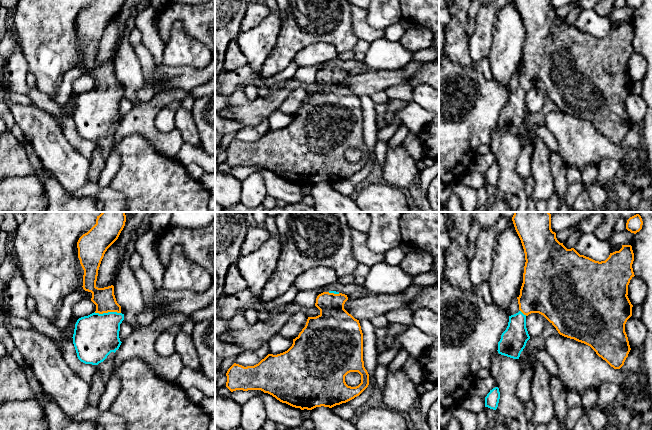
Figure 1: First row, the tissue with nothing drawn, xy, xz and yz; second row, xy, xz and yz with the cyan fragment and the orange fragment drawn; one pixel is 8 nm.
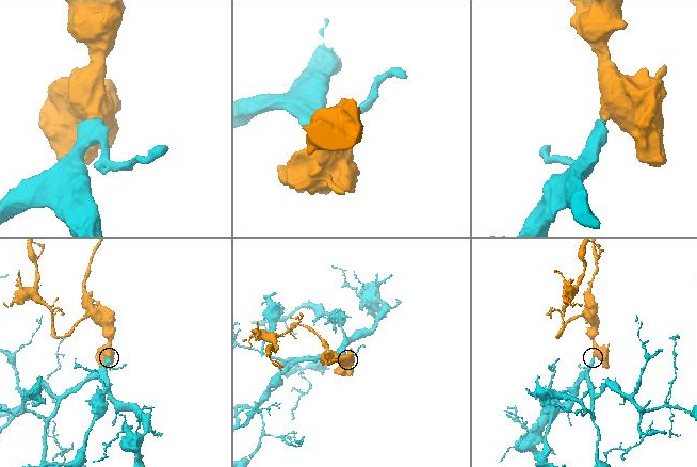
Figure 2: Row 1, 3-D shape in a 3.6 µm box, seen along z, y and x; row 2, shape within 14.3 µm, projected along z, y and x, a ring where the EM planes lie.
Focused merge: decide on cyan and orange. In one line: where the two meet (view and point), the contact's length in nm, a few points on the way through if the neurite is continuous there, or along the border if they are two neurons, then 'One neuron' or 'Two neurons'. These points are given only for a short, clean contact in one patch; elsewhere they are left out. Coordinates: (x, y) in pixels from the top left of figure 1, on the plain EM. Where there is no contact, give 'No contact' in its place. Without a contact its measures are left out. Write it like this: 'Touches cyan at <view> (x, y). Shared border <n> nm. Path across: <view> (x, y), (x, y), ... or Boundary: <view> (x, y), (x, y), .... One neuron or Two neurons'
Touches cyan at xy (107, 89). Shared border 220 nm. Path across: xy (95, 112), (103, 102), (107, 89), (104, 75). One neuron

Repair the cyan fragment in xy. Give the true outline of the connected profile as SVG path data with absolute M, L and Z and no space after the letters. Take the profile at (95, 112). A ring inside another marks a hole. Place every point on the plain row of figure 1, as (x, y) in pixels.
M95 0L87 9L83 10L78 18L78 34L84 46L83 65L92 69L91 77L96 81L96 87L88 92L81 93L75 100L73 120L78 135L85 140L98 141L111 128L116 128L121 117L119 114L120 100L124 96L121 82L114 71L114 62L98 64L96 62L98 46L107 25L118 15L125 0Z

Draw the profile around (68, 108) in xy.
M73 92L71 94L68 102L66 104L62 105L65 117L68 116L69 114L73 113L74 105L75 105L75 100L76 100L77 96L78 95Z

